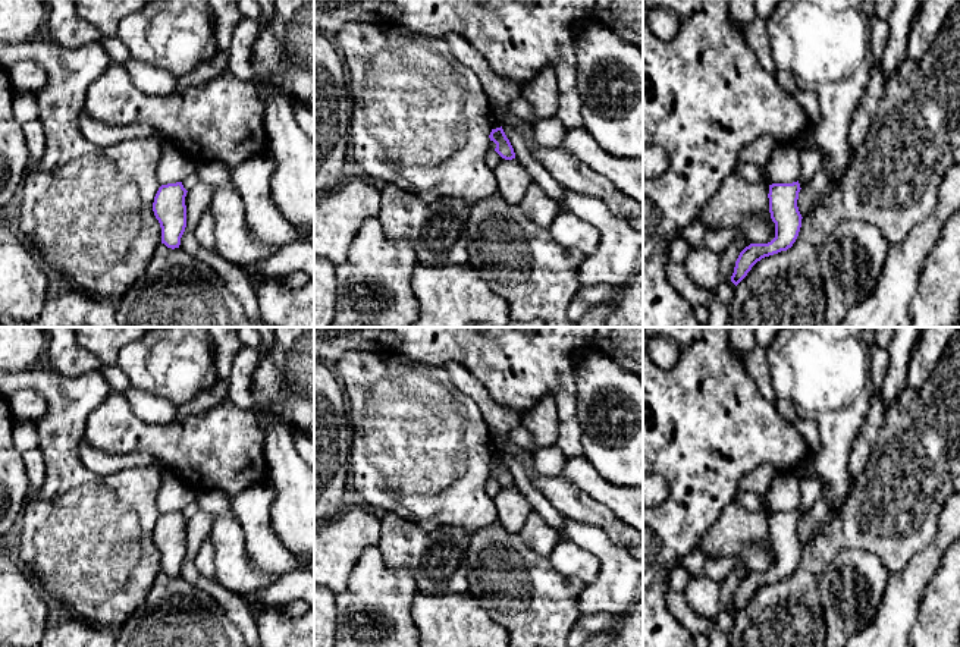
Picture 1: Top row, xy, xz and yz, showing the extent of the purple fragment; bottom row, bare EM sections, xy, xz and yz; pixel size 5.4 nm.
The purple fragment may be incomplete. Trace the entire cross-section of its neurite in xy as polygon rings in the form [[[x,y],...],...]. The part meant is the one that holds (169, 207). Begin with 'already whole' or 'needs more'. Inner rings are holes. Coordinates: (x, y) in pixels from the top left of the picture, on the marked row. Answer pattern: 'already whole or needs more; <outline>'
already whole; [[[182,182],[161,185],[154,197],[153,211],[161,227],[161,244],[179,248],[186,227],[186,189]]]

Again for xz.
already whole; [[[502,126],[492,129],[490,135],[489,135],[490,141],[493,141],[496,144],[495,151],[505,160],[512,160],[515,158],[515,153],[514,148],[509,142],[509,139],[506,138]]]

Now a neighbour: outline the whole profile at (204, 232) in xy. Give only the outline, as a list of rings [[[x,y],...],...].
[[[210,210],[201,216],[194,235],[201,246],[214,249],[214,219]]]

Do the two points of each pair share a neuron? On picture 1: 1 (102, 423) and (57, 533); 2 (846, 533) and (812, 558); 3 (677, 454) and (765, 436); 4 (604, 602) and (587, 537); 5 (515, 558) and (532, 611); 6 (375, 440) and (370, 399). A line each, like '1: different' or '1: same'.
1: different
2: same
3: same
4: same
5: same
6: same

